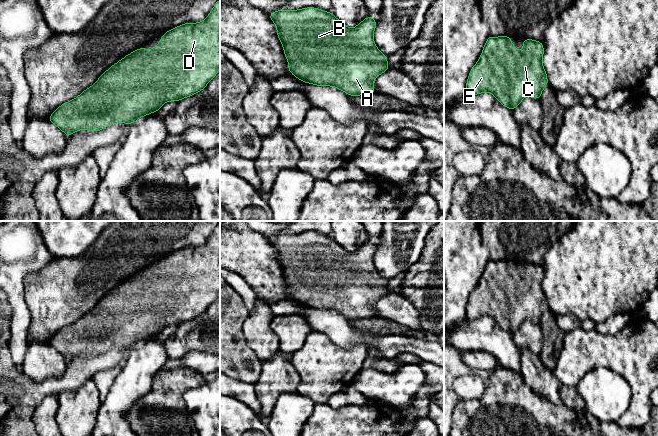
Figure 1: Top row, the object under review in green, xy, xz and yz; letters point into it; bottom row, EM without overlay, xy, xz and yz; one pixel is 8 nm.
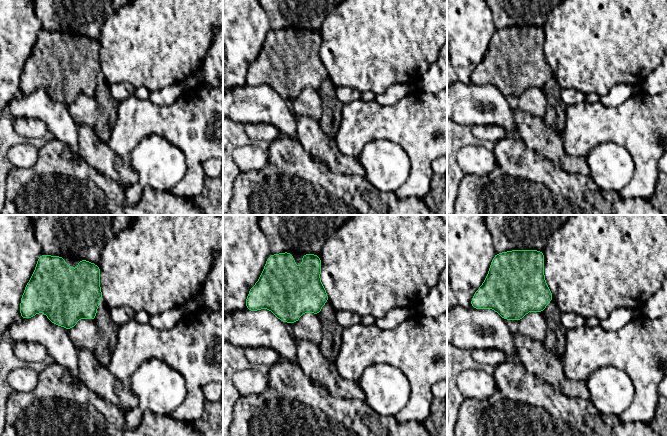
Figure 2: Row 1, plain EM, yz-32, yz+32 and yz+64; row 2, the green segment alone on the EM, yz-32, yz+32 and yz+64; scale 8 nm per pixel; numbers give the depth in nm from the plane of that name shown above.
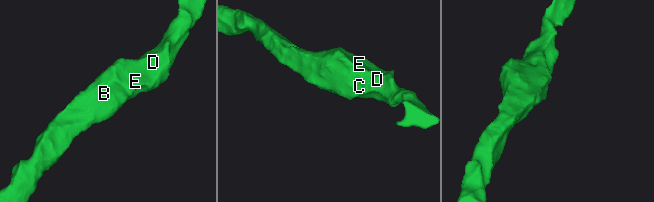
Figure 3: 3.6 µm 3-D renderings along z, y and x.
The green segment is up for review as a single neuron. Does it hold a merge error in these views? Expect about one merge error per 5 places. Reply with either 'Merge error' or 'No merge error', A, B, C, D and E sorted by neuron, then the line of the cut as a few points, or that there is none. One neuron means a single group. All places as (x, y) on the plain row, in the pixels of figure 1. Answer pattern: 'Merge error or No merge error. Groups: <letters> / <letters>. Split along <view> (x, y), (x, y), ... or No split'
No merge error. Groups: A B C D E. No split

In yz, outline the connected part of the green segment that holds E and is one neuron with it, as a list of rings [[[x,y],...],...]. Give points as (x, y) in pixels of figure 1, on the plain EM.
[[[508,260],[488,261],[478,286],[471,292],[467,303],[466,318],[477,319],[490,316],[504,330],[514,334],[525,320],[540,323],[548,303],[542,288],[543,267],[523,263],[523,275],[519,276]]]

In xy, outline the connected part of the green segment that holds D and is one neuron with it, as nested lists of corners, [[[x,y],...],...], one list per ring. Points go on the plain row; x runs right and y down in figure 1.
[[[220,223],[207,242],[199,247],[185,247],[162,259],[153,273],[136,273],[104,296],[77,322],[62,328],[48,341],[67,361],[80,353],[100,355],[113,347],[133,348],[140,341],[158,335],[168,325],[179,325],[203,314],[220,292]]]

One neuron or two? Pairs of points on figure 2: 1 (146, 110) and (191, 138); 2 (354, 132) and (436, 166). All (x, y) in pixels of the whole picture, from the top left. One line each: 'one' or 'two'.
1: one
2: two

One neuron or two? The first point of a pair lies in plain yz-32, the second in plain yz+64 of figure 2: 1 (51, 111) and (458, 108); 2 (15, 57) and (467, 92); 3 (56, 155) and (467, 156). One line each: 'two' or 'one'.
1: one
2: two
3: two

